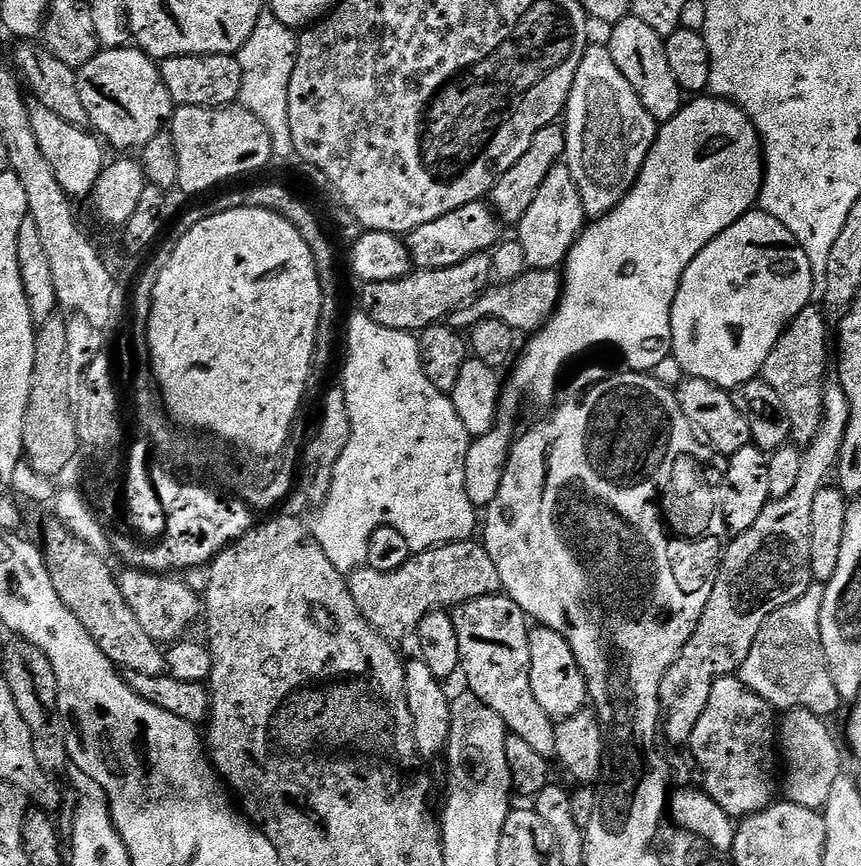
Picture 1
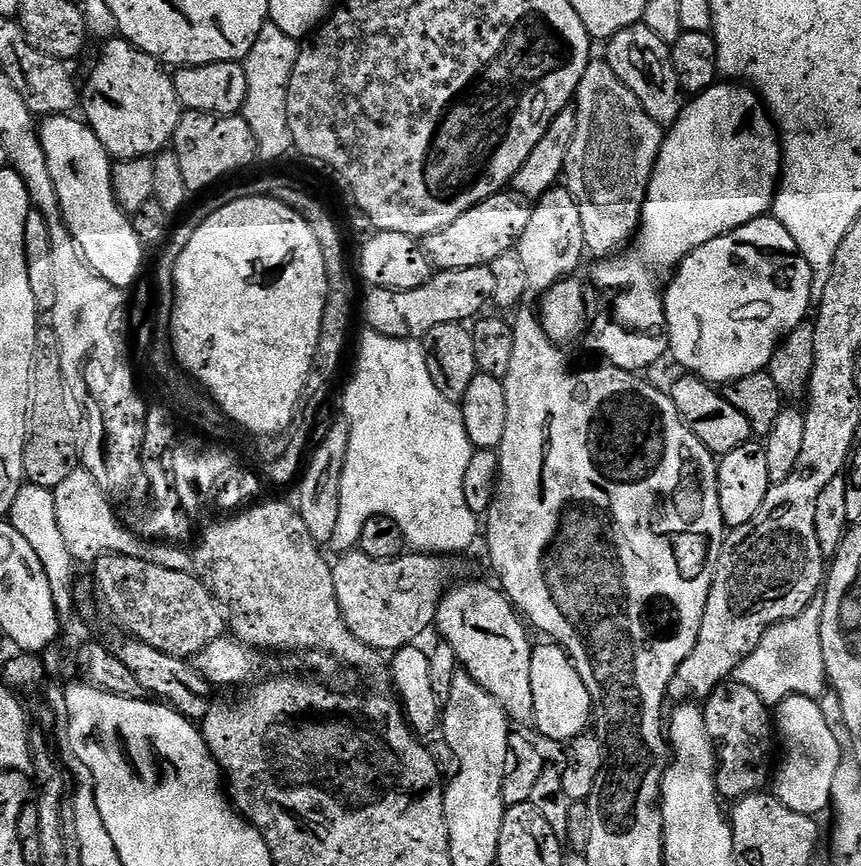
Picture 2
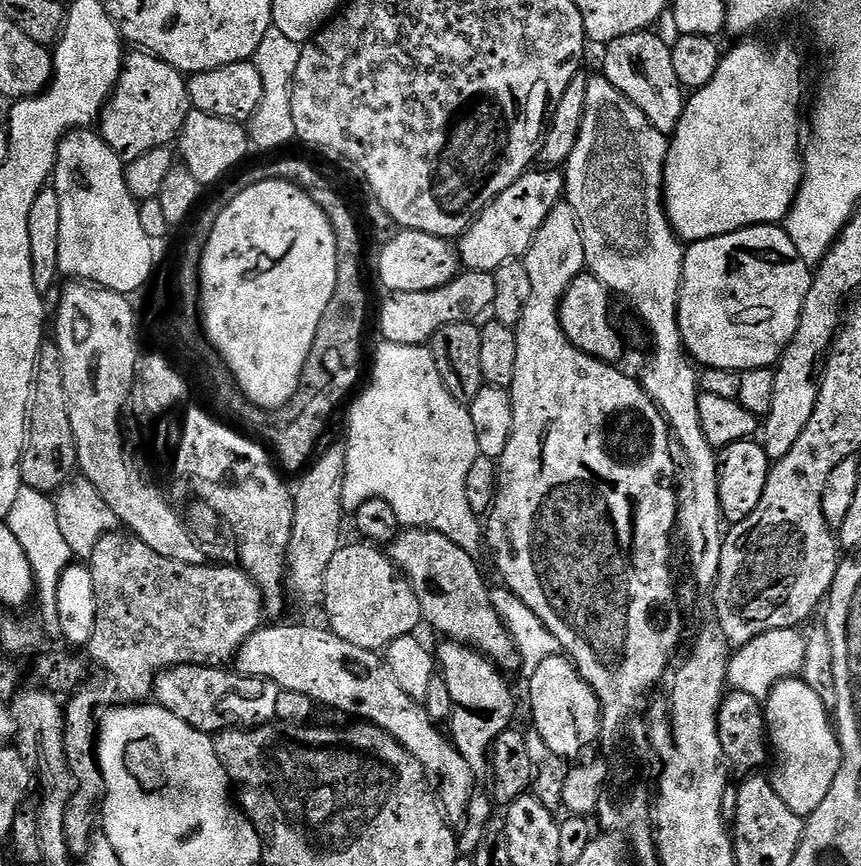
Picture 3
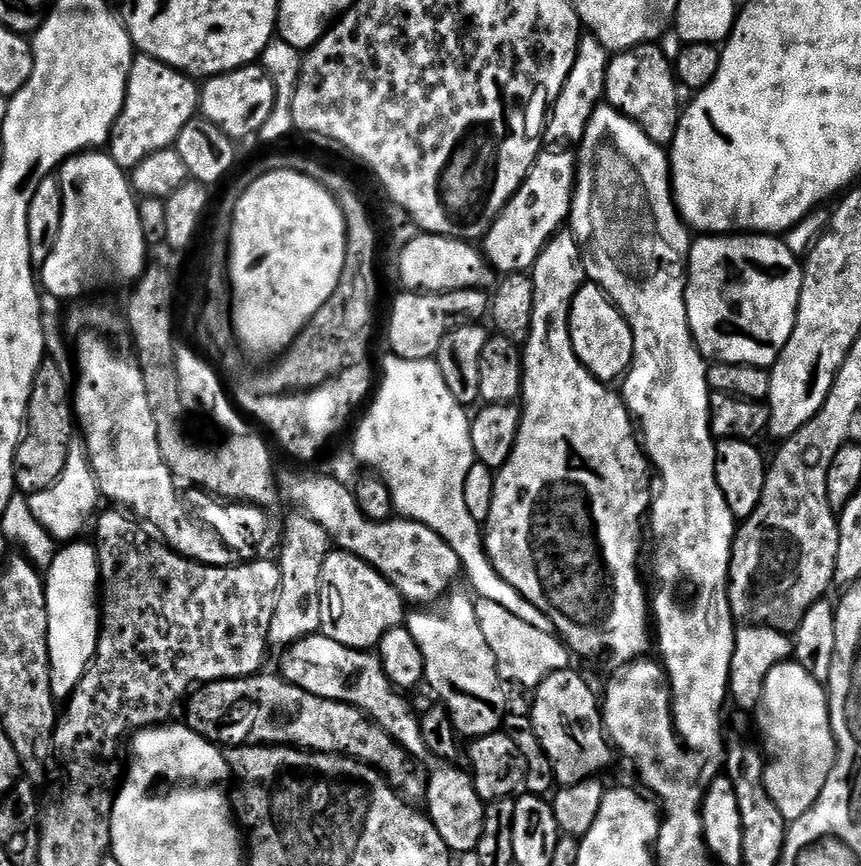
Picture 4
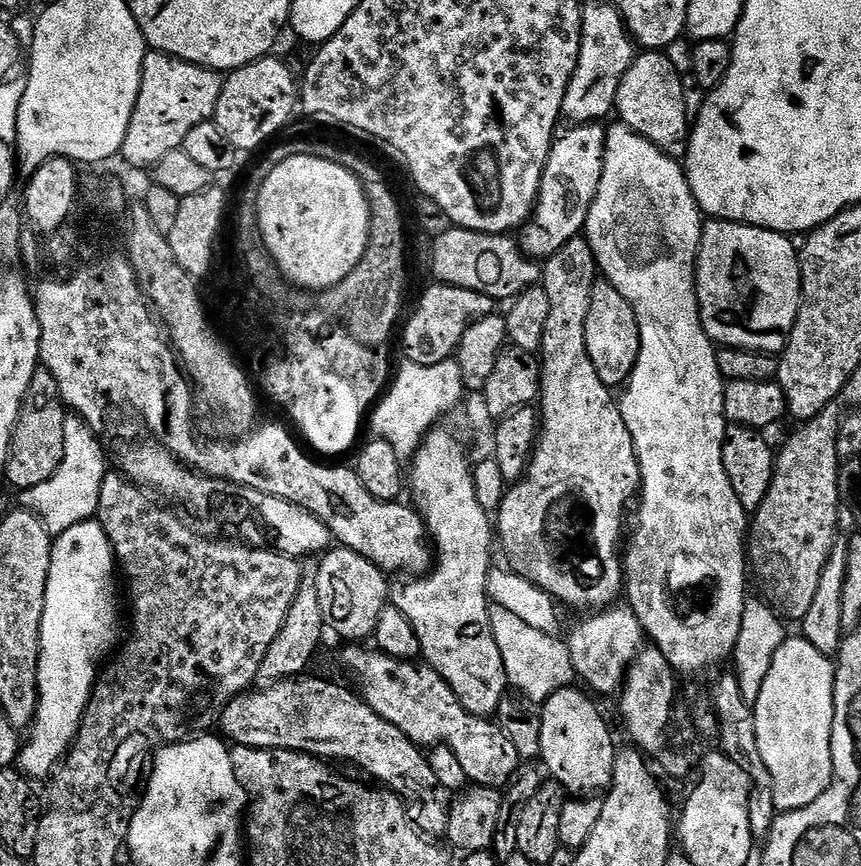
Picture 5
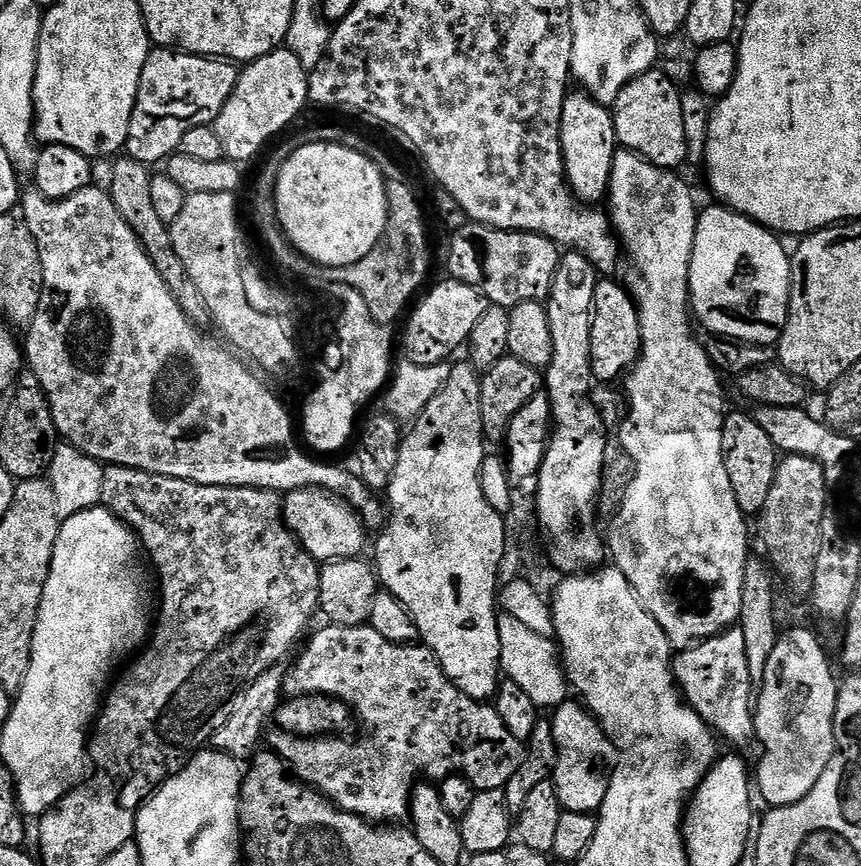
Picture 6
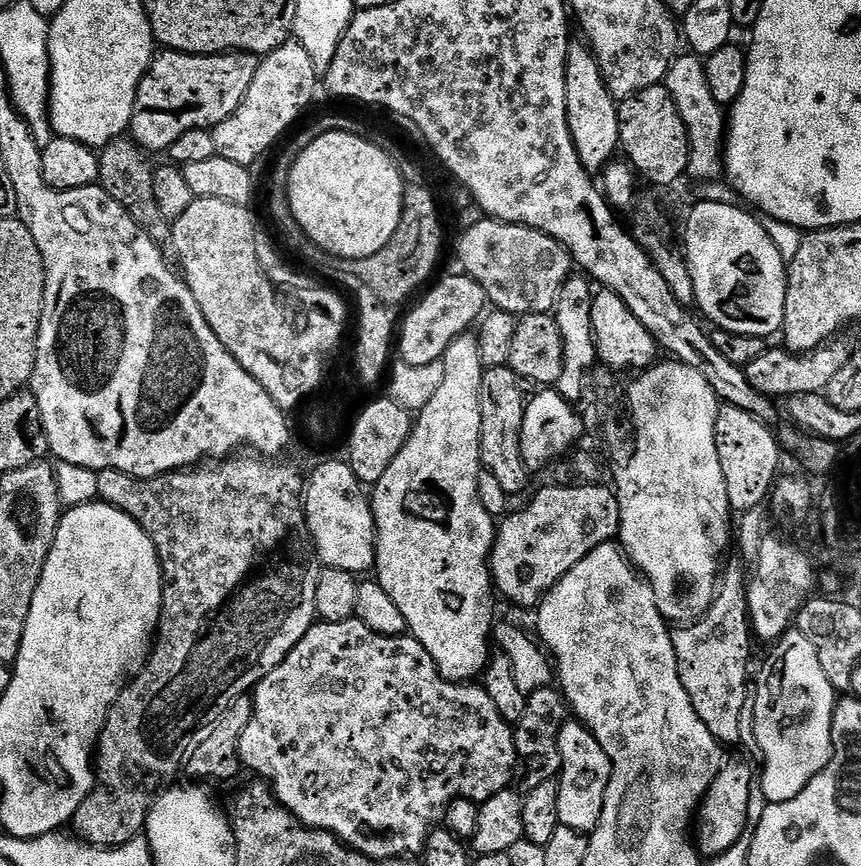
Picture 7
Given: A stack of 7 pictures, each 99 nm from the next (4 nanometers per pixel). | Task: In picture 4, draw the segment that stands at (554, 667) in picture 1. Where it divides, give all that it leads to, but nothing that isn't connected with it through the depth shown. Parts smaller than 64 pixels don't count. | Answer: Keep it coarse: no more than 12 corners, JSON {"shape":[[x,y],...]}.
{"shape":[[574,670],[534,689],[532,724],[557,785],[614,755],[601,705]]}

